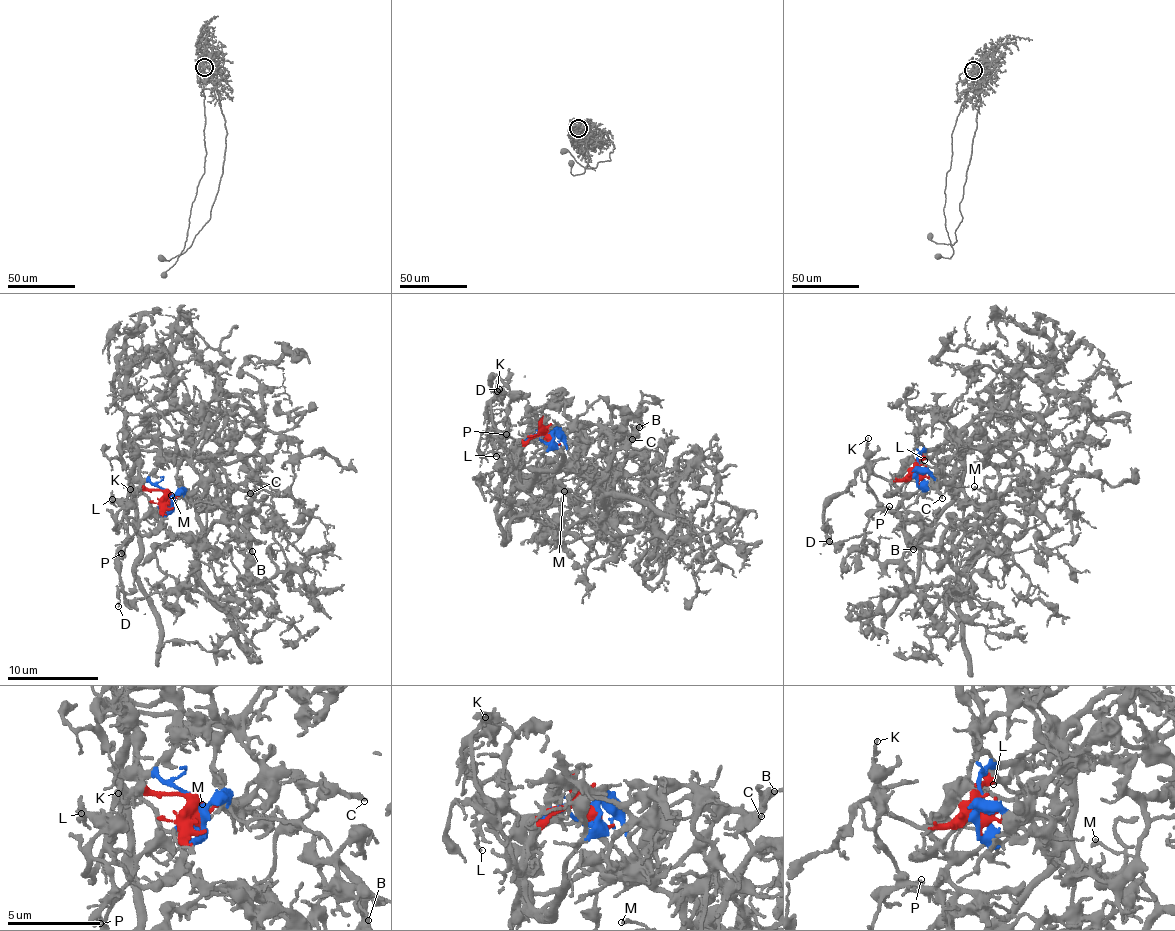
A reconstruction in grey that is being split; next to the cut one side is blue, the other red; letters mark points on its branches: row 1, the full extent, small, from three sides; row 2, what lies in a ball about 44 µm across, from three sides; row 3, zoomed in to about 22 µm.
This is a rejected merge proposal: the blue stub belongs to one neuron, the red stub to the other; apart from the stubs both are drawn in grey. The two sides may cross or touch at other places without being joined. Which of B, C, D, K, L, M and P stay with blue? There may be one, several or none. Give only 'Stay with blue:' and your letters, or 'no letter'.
Stay with blue: B, C, M

